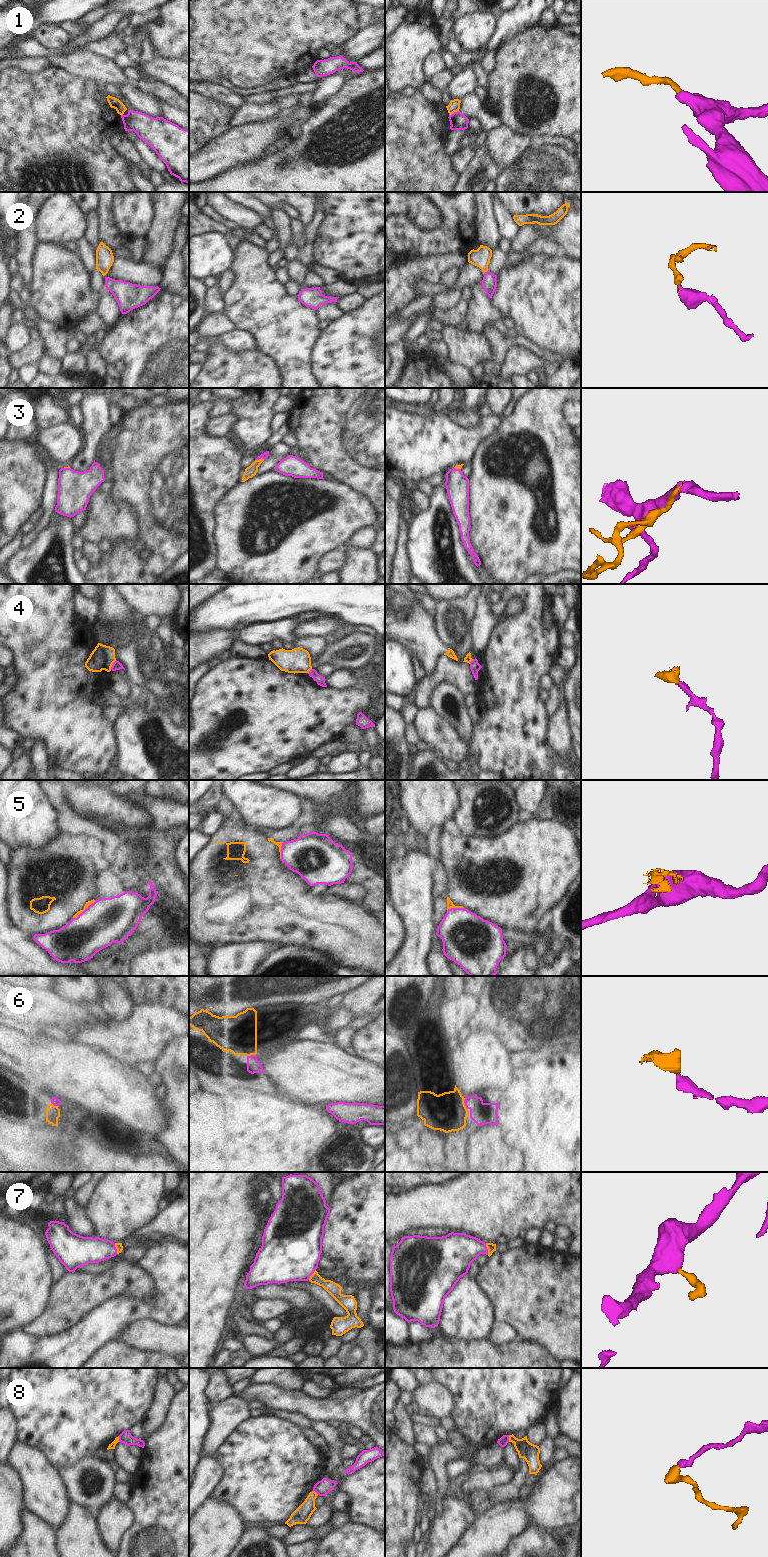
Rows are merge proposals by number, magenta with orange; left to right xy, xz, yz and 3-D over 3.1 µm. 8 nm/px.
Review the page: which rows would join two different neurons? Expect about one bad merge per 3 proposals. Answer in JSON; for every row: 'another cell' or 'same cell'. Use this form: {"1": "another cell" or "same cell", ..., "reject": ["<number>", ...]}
{"1": "another cell", "2": "same cell", "3": "same cell", "4": "another cell", "5": "another cell", "6": "same cell", "7": "same cell", "8": "another cell", "reject": ["1", "4", "5", "8"]}

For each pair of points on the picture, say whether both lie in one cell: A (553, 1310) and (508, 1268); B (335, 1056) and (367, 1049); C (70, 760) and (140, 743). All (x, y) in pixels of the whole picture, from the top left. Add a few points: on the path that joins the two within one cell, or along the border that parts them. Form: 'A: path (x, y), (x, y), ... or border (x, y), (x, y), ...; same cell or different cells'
A: path (542, 1299), (519, 1279); same cell
B: border (356, 1054), (374, 1062); different cells
C: border (114, 728), (118, 743); different cells

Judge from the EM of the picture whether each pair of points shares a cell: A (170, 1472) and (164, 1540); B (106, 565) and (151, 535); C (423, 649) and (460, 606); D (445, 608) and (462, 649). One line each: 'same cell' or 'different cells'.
A: same cell
B: same cell
C: different cells
D: same cell

